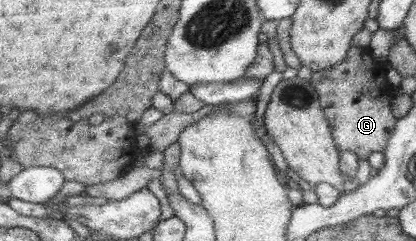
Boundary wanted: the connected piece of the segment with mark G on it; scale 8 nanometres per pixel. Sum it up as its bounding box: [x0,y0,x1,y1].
[311,46,397,159]

